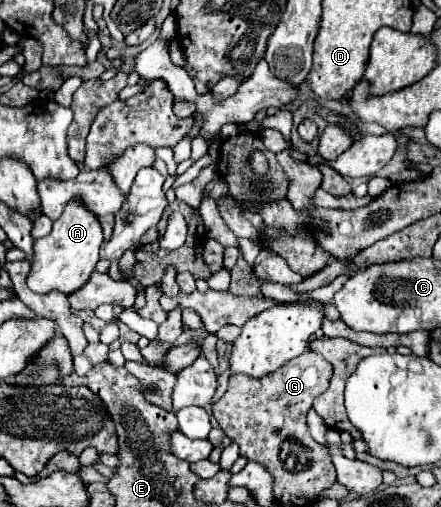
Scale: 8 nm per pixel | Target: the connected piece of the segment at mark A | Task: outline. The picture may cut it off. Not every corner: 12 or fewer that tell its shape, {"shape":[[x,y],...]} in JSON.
{"shape":[[80,199],[34,241],[28,287],[76,291],[104,233]]}

